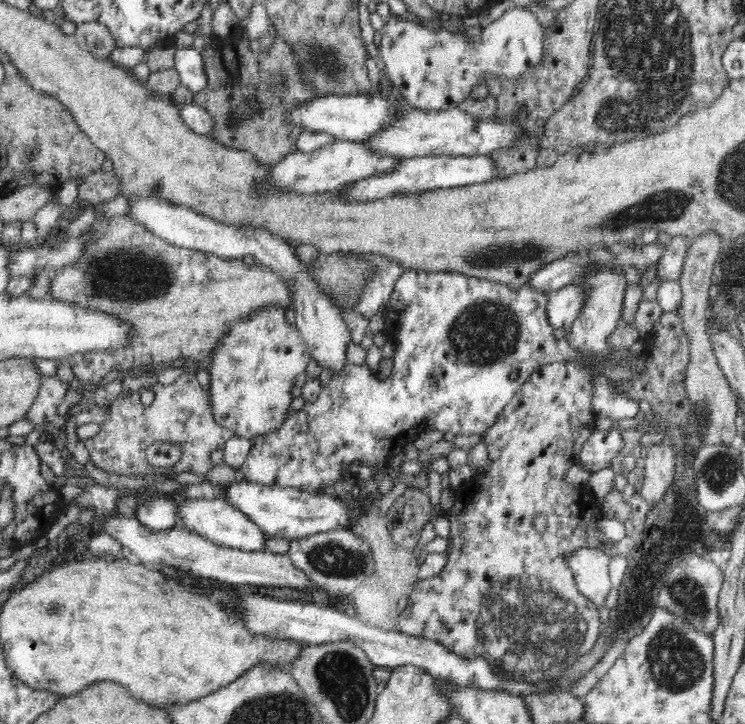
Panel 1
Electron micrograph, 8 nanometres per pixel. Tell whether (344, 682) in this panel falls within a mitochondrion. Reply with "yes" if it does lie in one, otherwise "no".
yes

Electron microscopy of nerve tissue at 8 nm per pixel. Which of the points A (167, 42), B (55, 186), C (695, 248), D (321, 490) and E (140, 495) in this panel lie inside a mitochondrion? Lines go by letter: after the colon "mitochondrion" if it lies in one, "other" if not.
A: other
B: other
C: other
D: other
E: other

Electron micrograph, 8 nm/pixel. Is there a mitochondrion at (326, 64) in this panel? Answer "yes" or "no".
yes

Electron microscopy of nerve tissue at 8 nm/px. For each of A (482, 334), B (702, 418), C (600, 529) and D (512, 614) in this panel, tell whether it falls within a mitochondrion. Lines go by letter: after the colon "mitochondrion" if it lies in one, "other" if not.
A: mitochondrion
B: other
C: other
D: mitochondrion

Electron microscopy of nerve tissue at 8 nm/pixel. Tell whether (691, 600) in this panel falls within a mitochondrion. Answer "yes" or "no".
yes

